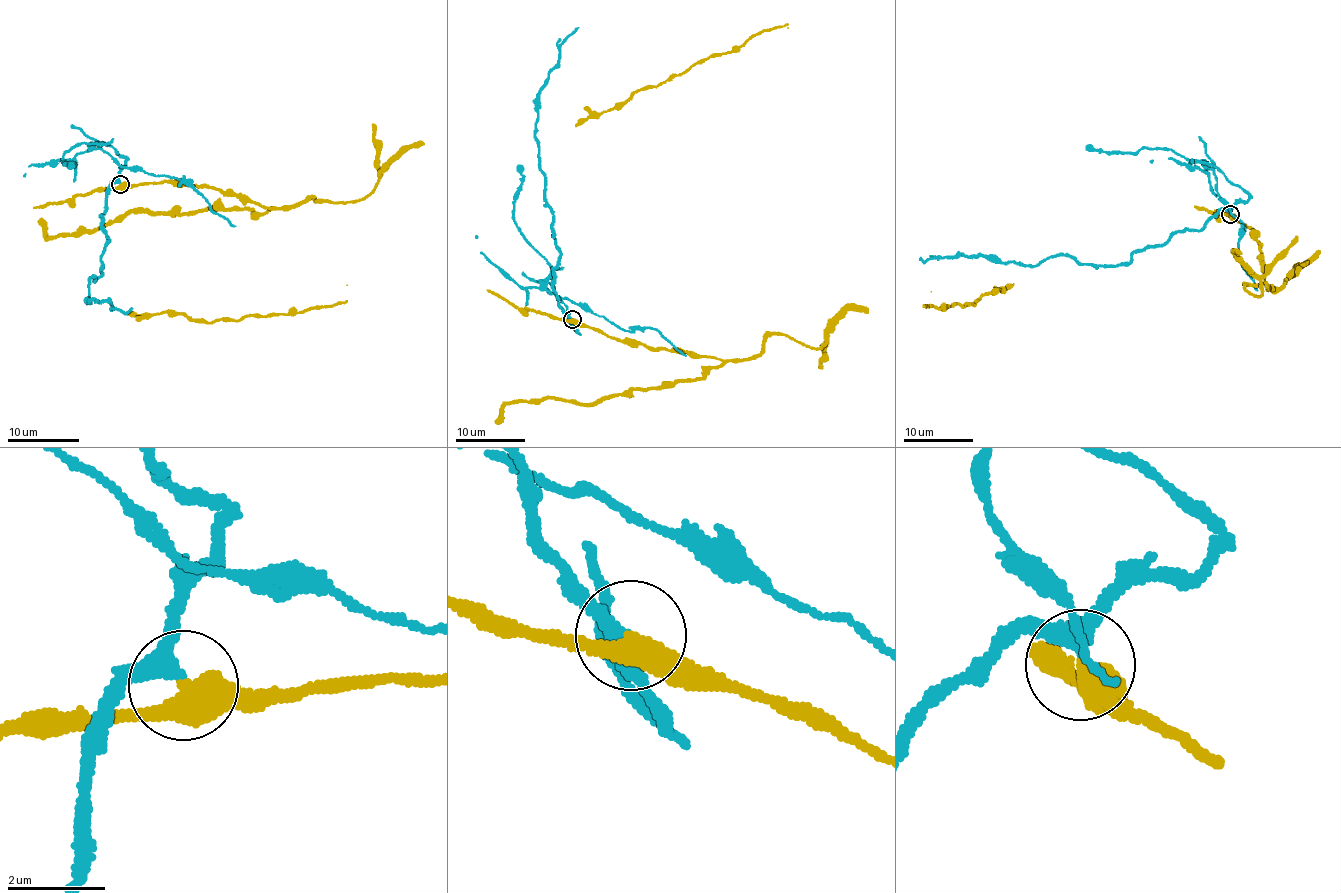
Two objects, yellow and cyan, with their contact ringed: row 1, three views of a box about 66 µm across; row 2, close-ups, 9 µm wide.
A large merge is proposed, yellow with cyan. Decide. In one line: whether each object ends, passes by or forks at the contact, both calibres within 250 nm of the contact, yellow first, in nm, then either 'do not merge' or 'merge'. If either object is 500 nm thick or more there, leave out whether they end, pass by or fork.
yellow passes by | cyan passes by | 440/280 nm | do not merge

